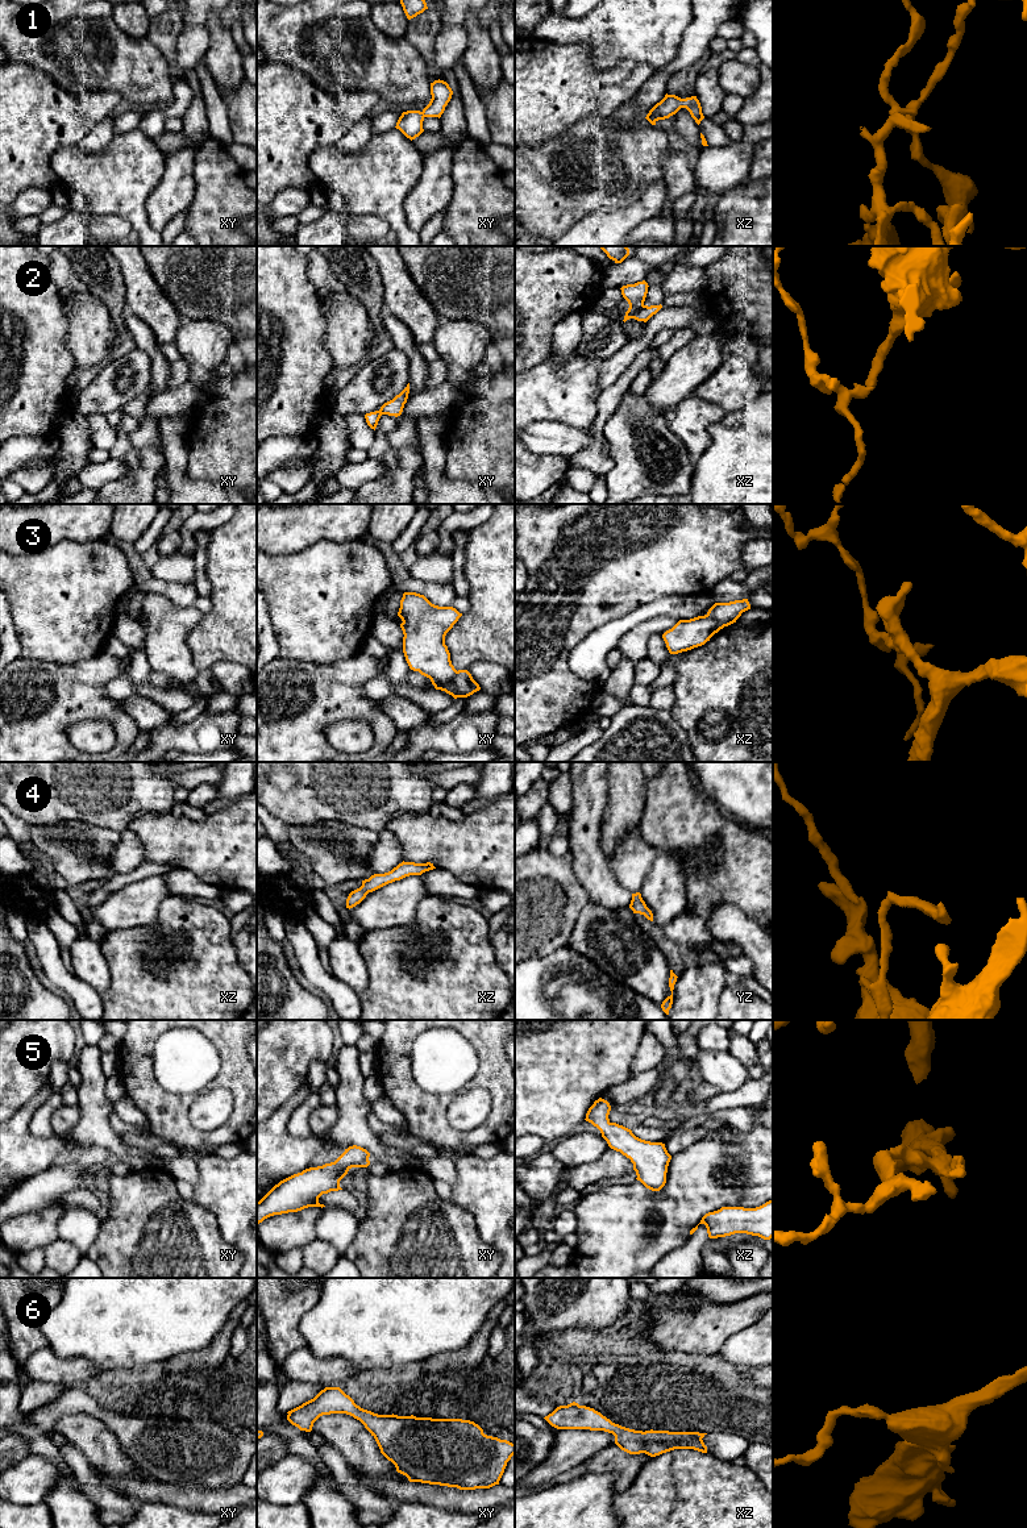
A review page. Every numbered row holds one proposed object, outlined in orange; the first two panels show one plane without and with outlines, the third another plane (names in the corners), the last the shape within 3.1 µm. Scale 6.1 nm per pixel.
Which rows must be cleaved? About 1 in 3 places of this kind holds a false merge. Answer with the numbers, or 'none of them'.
2, 3

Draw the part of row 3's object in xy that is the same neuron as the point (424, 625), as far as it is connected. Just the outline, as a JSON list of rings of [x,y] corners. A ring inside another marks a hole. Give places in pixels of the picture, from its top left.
[[[404,592],[398,616],[403,621],[403,653],[409,669],[429,678],[436,690],[460,698],[445,636],[462,613],[453,607],[434,605],[424,595]]]

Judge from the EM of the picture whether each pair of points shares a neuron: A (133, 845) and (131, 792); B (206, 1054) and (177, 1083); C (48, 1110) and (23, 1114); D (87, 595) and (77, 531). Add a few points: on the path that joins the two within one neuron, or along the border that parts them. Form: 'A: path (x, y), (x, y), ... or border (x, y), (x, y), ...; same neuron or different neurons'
A: border (127, 829), (121, 833); different neurons
B: path (199, 1061), (183, 1077); same neuron
C: border (53, 1094), (29, 1123), (37, 1139); different neurons
D: border (107, 538), (61, 540), (55, 544); different neurons

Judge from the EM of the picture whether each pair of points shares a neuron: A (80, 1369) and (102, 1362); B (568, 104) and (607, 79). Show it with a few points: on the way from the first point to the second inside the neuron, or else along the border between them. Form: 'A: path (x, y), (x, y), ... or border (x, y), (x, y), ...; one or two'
A: border (59, 1358), (74, 1360), (80, 1357), (99, 1373); two
B: border (630, 74), (622, 82), (610, 84), (594, 80); two

